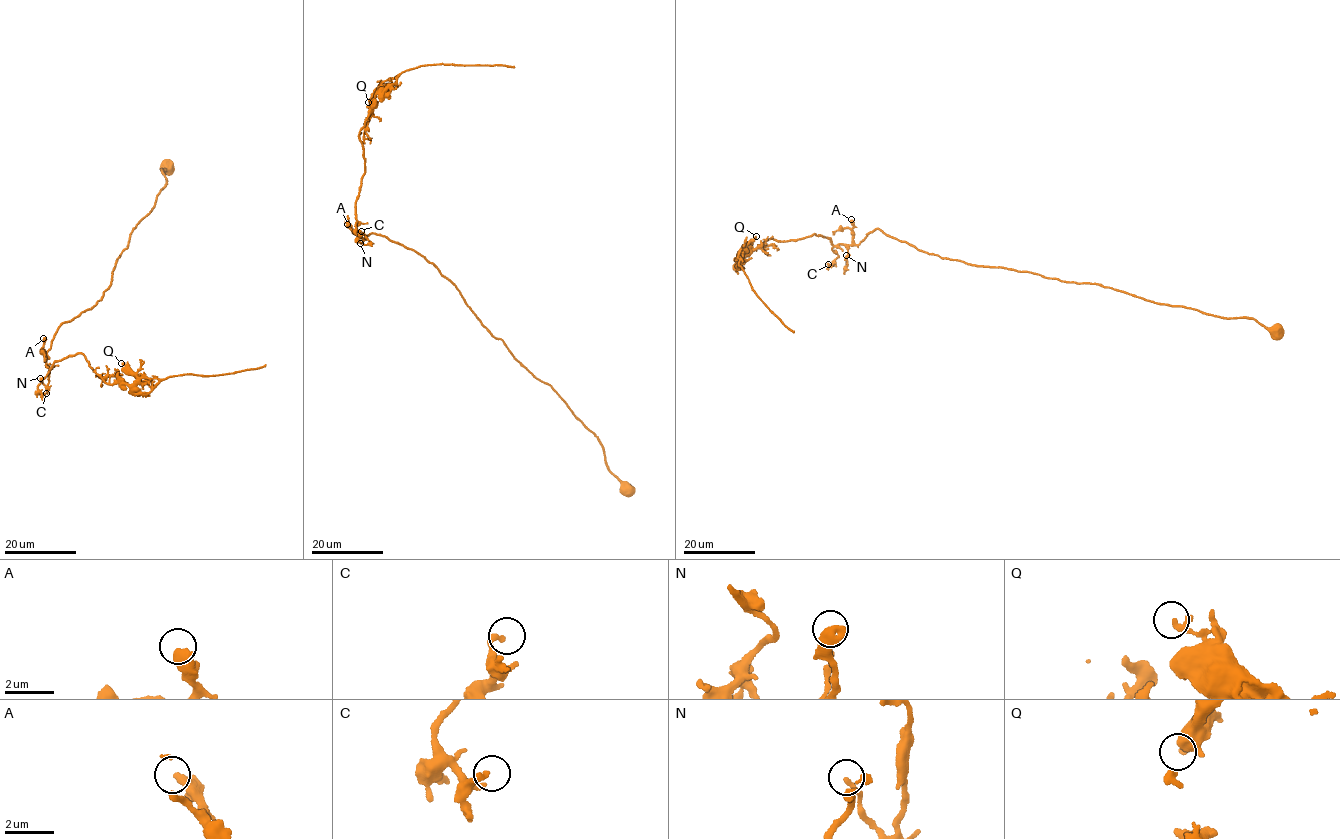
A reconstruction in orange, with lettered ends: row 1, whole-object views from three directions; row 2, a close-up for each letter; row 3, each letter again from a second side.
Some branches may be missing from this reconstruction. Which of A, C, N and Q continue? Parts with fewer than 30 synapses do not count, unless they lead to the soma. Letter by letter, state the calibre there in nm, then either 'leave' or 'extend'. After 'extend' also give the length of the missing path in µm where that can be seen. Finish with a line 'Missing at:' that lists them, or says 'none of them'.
A: calibre 400 nm; leave
C: calibre 200 nm; leave
N: calibre 200 nm; leave
Q: calibre 280 nm; leave
Missing at: none of them

